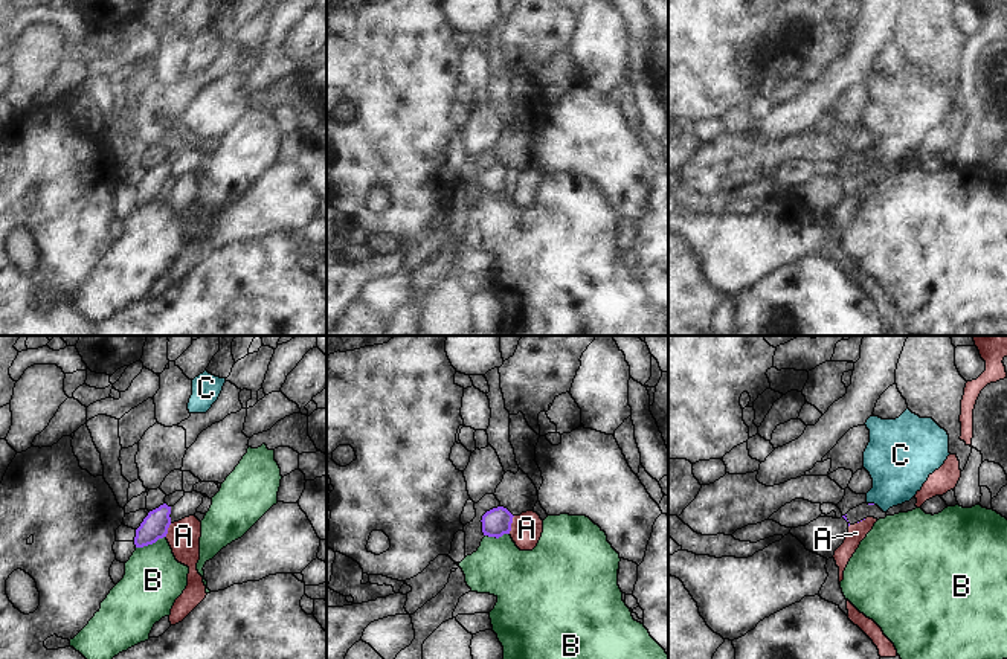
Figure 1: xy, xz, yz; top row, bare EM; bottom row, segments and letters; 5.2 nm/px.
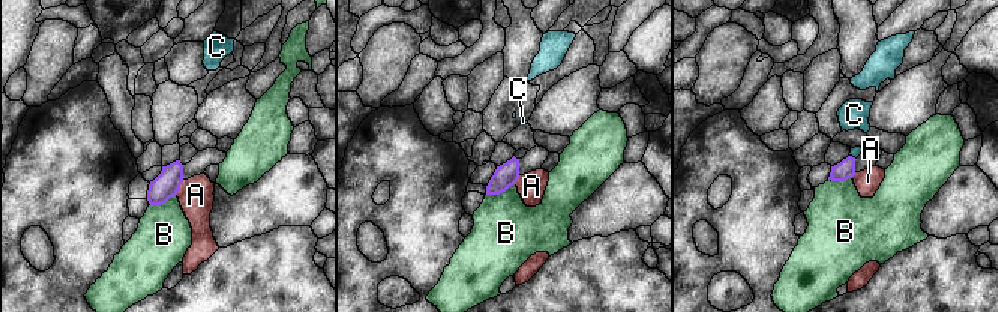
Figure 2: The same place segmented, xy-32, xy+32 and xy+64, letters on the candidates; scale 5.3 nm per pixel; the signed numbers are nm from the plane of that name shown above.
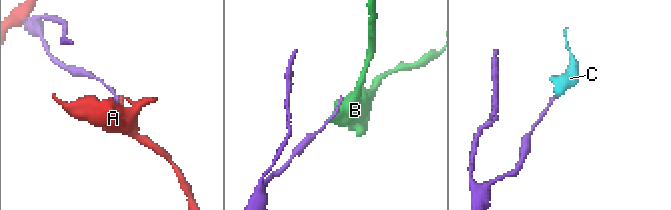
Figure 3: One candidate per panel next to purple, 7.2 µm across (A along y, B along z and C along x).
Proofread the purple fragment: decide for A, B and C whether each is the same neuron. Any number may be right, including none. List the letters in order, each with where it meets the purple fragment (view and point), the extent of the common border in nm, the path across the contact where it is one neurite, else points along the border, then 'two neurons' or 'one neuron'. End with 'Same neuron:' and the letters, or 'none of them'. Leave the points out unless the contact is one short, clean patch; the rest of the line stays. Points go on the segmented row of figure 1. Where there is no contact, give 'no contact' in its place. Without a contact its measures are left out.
A: contact xz (510, 525); length 100 nm; border xz (514, 516), (508, 533); two neurons
B: contact xy (150, 543); length 170 nm; two neurons
C: contact yz (871, 504); length 40 nm; way yz (868, 504), (871, 504), (896, 479), (899, 466); one neuron
Same neuron: C

